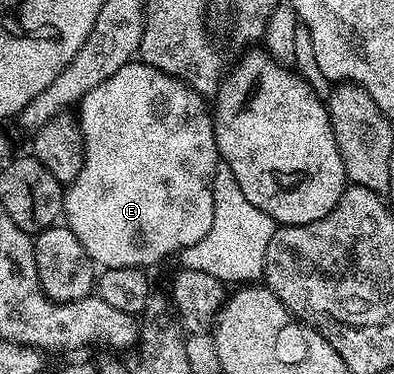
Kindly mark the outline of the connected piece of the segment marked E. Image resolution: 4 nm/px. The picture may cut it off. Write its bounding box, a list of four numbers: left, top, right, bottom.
[64,61,220,268]

